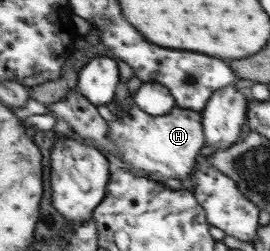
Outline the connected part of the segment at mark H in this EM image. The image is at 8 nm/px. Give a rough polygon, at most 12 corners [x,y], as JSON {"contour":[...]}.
{"contour":[[99,110],[136,175],[181,180],[207,145],[201,112]]}

